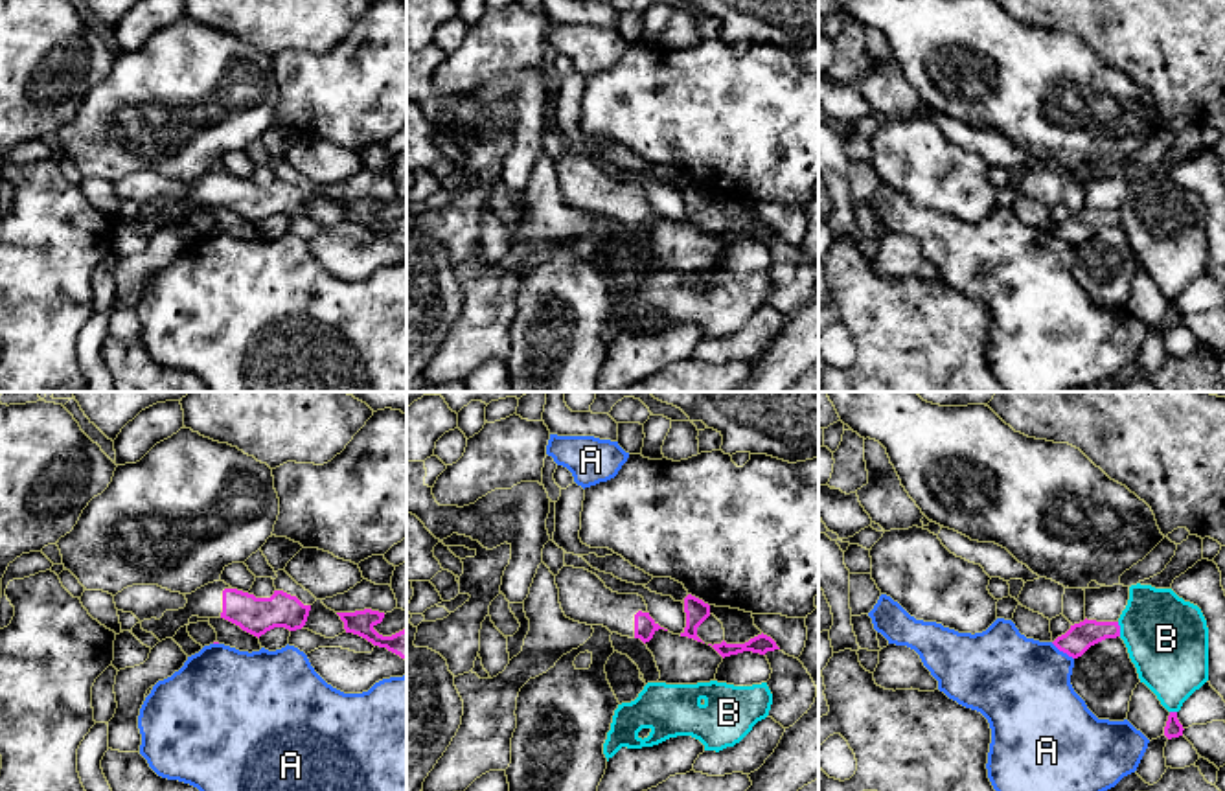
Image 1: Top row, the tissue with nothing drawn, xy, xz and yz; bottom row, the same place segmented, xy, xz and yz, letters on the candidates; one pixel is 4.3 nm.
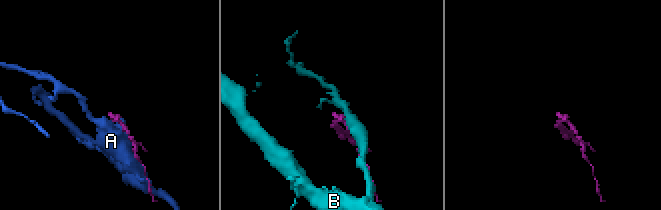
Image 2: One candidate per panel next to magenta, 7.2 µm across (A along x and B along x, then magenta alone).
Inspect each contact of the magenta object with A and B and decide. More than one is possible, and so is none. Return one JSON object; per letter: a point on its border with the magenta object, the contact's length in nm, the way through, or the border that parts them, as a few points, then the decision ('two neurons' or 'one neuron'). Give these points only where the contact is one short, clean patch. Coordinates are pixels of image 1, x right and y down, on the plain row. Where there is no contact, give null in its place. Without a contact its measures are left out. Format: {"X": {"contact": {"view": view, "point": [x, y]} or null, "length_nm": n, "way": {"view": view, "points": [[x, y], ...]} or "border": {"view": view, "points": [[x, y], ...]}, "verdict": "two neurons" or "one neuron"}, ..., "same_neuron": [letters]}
{"A": {"contact": {"view": "yz", "point": [1062, 238]}, "length_nm": 130, "verdict": "two neurons"}, "B": {"contact": {"view": "yz", "point": [1119, 217]}, "length_nm": 70, "verdict": "two neurons"}, "same_neuron": []}

